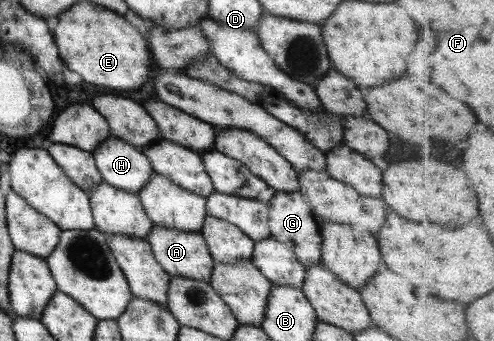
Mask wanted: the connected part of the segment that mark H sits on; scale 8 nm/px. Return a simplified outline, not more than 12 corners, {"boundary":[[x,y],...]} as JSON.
{"boundary":[[104,139],[91,153],[102,181],[137,194],[154,173],[140,149]]}

